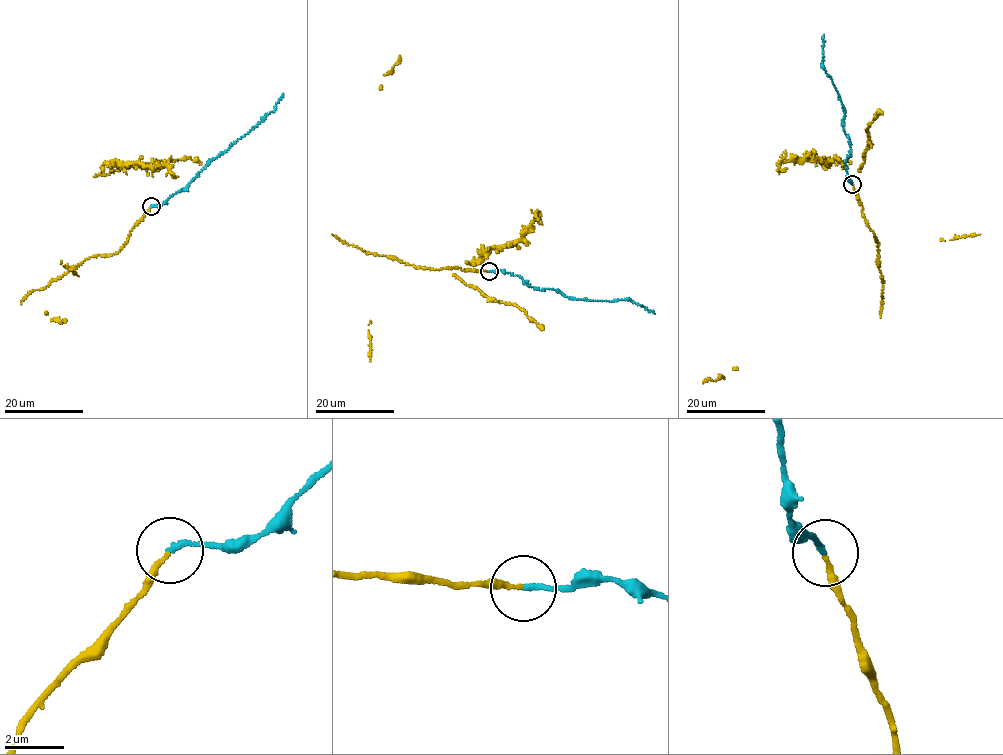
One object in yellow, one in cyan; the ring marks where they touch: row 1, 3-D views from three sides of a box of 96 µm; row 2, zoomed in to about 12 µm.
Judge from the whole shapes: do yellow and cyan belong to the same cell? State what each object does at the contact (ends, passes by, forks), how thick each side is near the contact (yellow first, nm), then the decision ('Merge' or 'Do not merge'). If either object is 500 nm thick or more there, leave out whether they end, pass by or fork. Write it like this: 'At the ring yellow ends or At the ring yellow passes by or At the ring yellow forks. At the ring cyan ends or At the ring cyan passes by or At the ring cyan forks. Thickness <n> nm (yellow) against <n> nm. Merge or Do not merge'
At the ring yellow ends. At the ring cyan ends. Thickness 190 nm (yellow) against 180 nm. Merge

